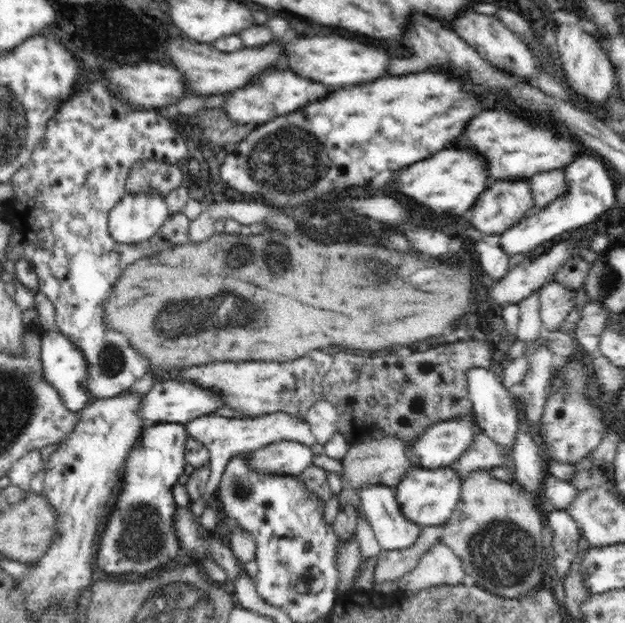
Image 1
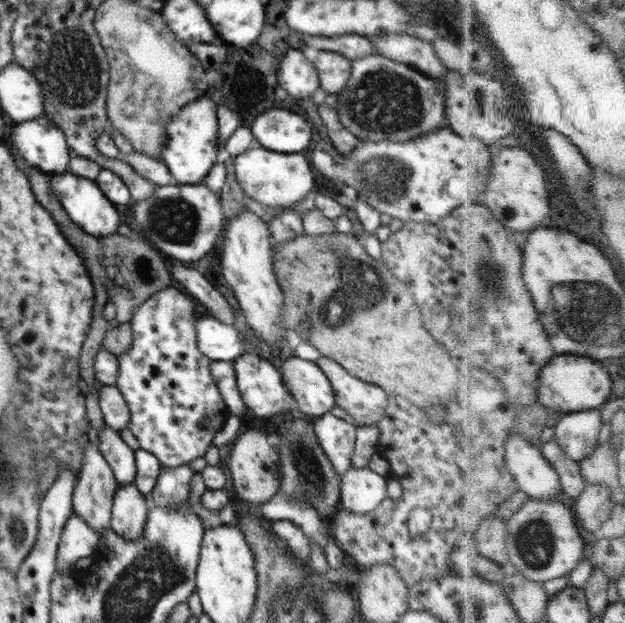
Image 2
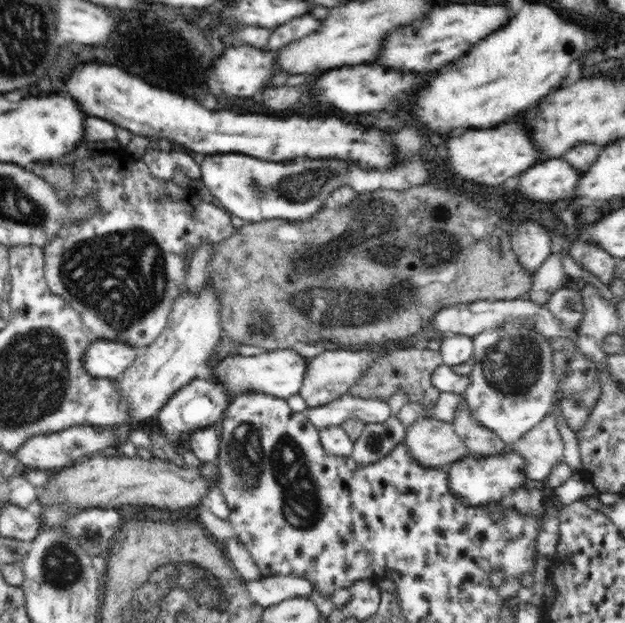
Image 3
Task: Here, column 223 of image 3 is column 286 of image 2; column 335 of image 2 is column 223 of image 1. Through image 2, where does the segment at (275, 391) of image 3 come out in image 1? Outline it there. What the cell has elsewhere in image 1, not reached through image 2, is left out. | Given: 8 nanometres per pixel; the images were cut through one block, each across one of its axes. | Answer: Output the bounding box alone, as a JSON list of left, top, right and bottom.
[140,375,224,425]

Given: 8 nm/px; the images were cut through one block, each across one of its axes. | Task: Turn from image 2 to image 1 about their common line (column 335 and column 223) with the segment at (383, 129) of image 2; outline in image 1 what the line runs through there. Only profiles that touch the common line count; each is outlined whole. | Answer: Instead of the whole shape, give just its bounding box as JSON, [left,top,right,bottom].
[223,69,330,124]

